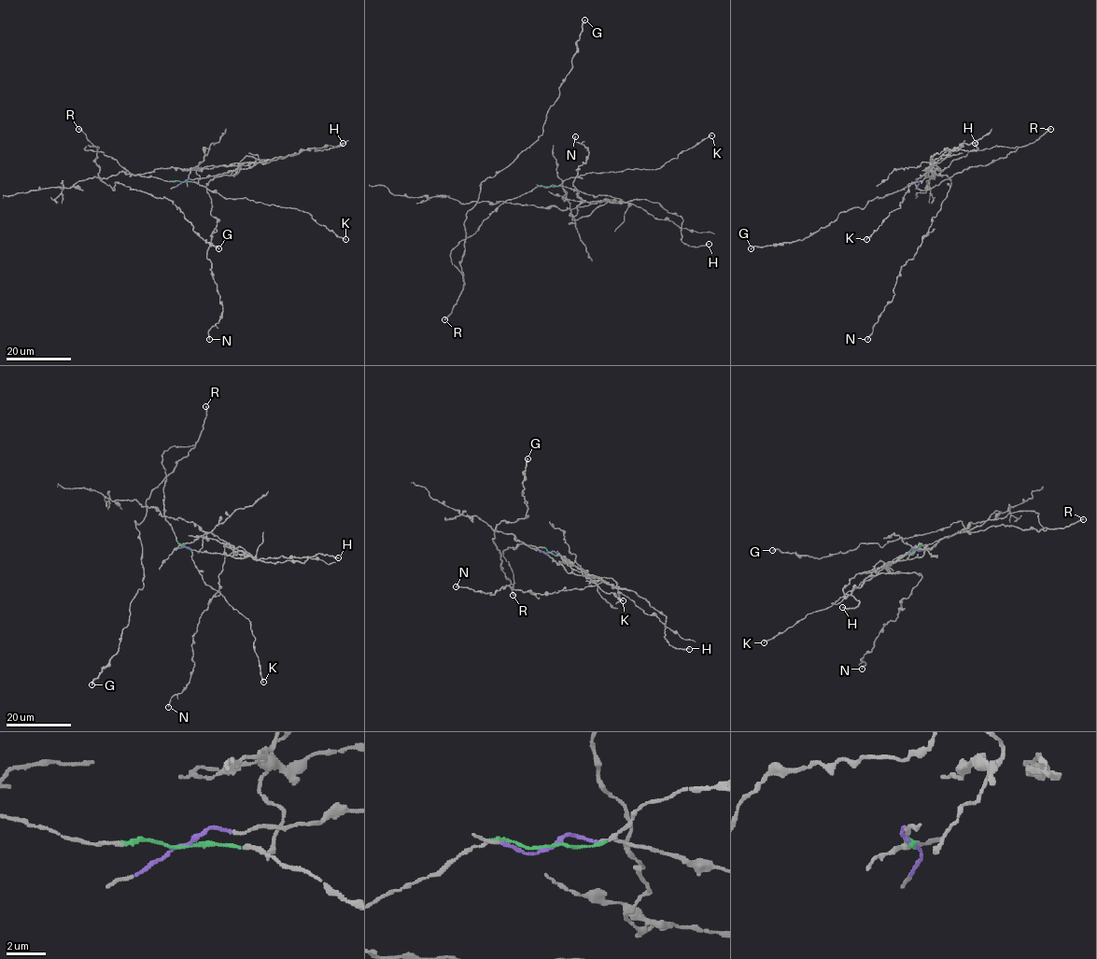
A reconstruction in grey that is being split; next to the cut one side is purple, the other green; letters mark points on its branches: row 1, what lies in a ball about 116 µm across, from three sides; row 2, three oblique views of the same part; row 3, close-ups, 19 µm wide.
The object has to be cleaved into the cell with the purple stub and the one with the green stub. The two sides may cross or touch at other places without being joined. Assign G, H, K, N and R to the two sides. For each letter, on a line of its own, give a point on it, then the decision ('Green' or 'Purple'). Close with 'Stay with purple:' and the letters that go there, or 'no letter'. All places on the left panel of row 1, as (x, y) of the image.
G: Place: (218, 248). Green
H: Place: (343, 143). Purple
K: Place: (345, 239). Green
N: Place: (209, 339). Purple
R: Place: (78, 129). Green
Stay with purple: H, N

